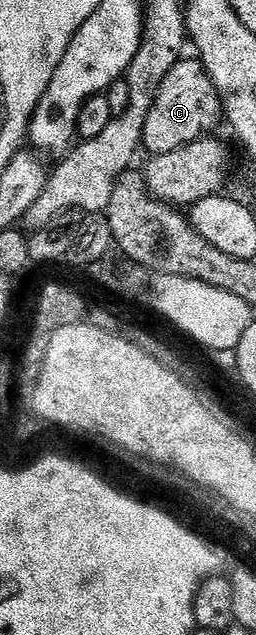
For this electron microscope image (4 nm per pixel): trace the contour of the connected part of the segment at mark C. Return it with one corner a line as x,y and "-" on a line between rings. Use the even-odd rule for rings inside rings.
183,58
172,68
169,75
163,78
163,83
159,86
155,104
147,116
142,145
153,156
173,152
214,133
219,122
222,123
223,115
221,97
210,82
201,62
195,58

